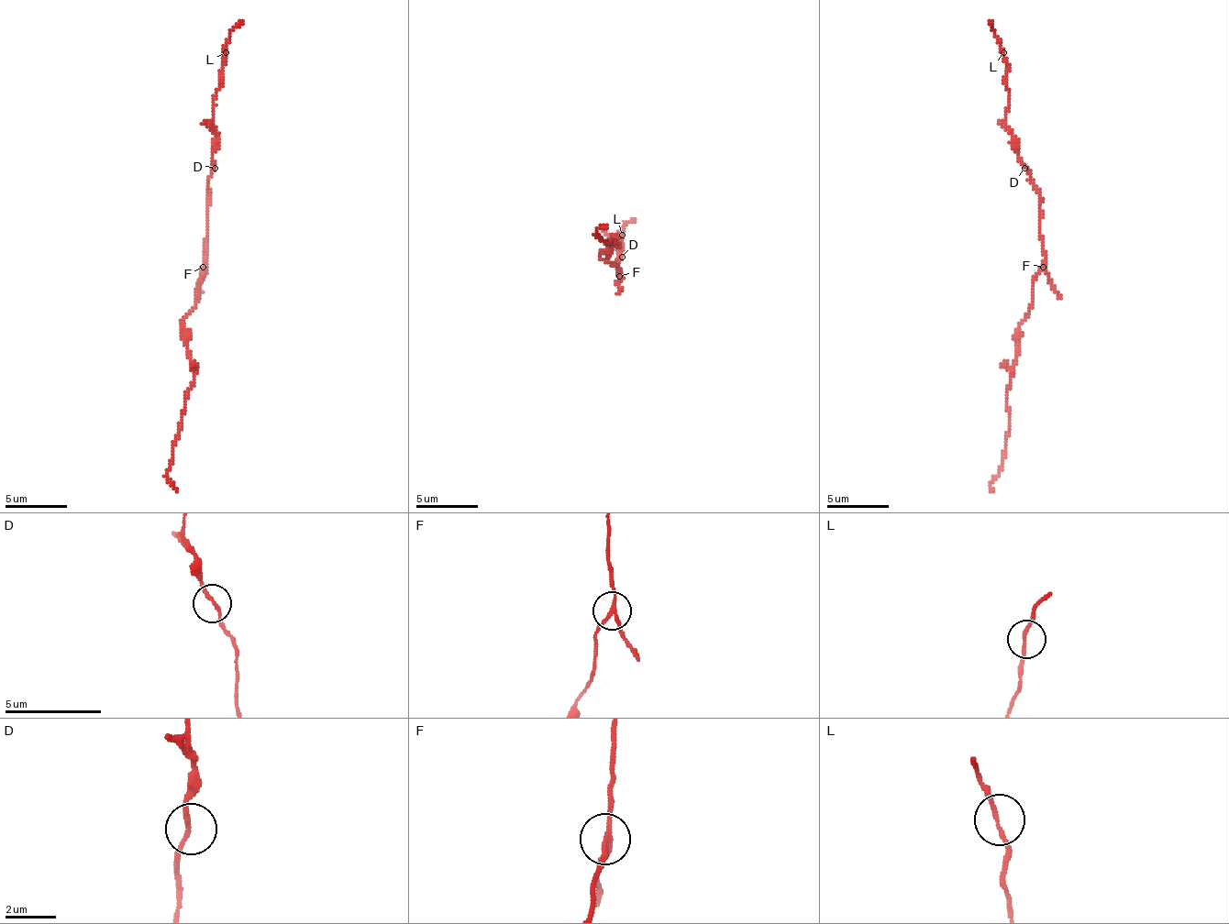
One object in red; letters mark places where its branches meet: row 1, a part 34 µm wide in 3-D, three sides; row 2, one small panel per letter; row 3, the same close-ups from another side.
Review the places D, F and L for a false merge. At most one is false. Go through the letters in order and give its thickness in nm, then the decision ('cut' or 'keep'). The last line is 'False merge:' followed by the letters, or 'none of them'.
D: 170 nm | keep
F: 160 nm | cut
L: 160 nm | keep
False merge: F

